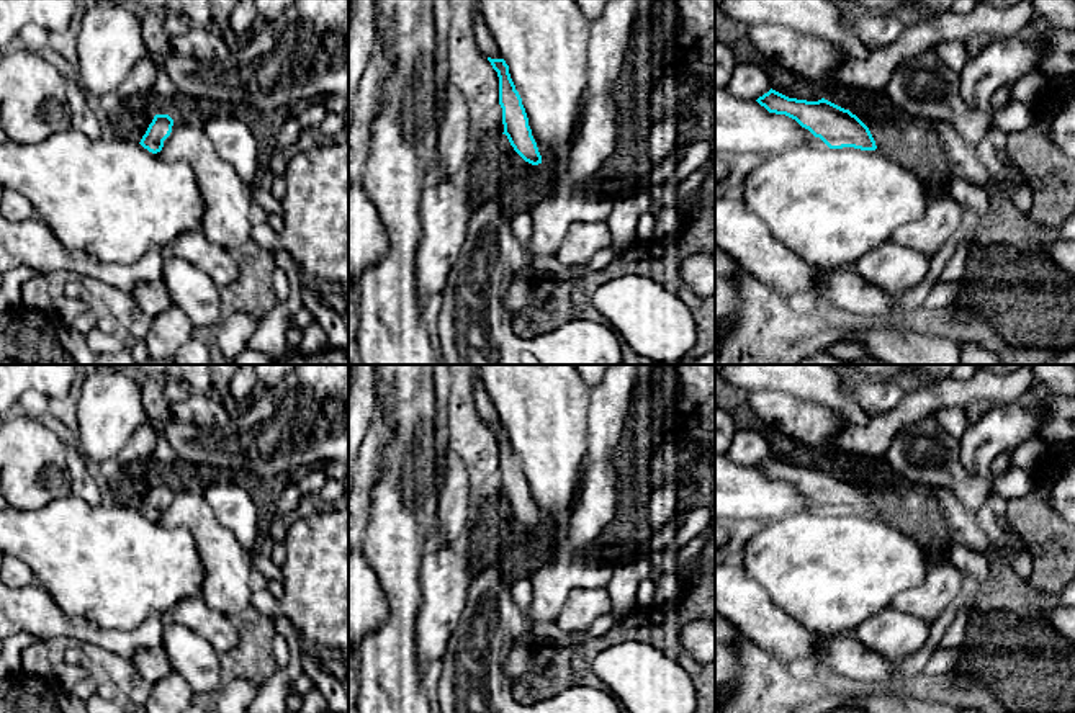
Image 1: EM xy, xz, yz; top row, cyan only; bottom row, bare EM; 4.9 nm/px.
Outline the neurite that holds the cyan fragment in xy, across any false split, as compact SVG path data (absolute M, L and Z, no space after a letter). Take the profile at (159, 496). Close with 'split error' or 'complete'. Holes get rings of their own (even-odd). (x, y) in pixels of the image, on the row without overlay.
M155 481L139 510L152 520L160 518L172 492L173 486L169 481Z | complete

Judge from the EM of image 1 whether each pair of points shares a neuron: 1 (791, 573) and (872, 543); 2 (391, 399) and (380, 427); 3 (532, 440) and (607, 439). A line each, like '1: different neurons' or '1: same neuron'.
1: same neuron
2: different neurons
3: different neurons

